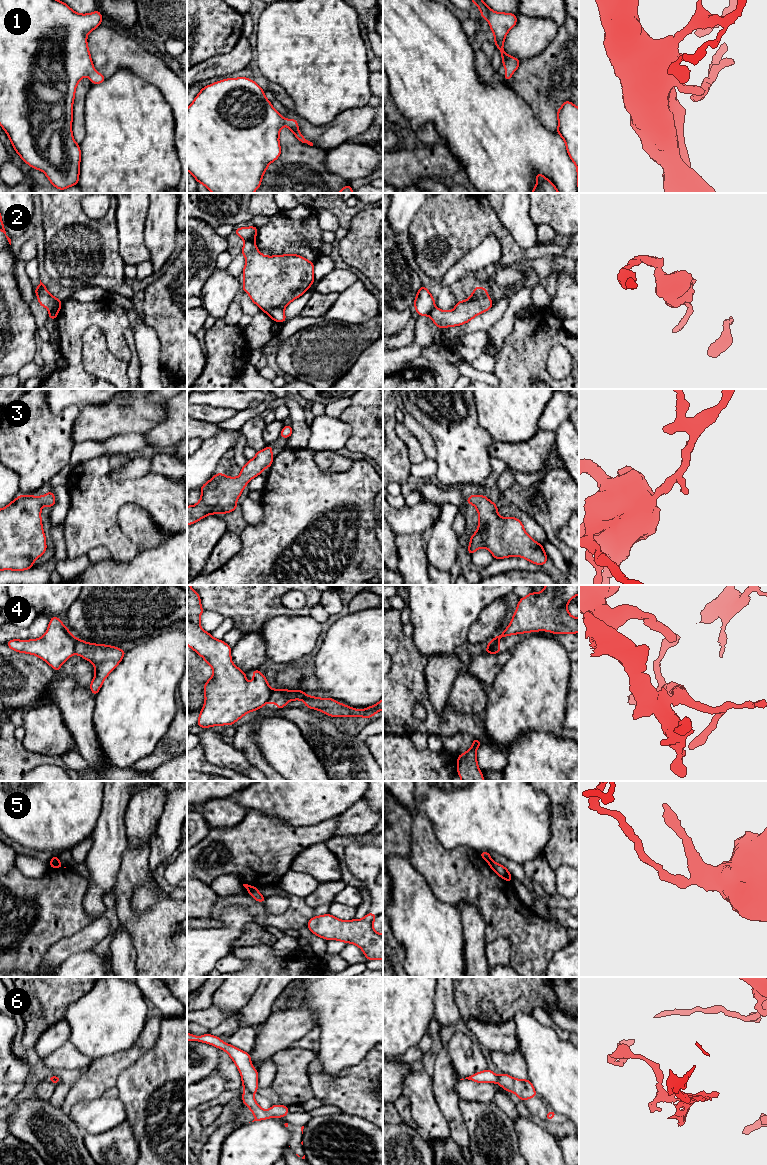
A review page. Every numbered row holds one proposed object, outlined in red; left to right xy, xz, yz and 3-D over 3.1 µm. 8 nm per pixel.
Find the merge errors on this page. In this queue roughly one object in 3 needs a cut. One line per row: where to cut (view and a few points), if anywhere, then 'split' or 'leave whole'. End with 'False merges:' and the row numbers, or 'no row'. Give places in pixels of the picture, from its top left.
1: no cut | leave whole
2: xy (57, 311), (49, 312) | split
3: no cut | leave whole
4: yz (497, 640), (493, 644), (491, 653) | split
5: yz (492, 861), (489, 865) | split
6: xz (246, 1089), (252, 1094) | split
False merges: 2, 4, 5, 6

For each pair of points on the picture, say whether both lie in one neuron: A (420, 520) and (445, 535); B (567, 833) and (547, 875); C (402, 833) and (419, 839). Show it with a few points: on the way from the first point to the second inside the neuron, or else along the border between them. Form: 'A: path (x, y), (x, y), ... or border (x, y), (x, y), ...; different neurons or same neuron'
A: border (441, 505), (440, 518), (432, 528); different neurons
B: border (542, 855), (554, 871); different neurons
C: border (413, 813), (411, 847), (408, 856); different neurons

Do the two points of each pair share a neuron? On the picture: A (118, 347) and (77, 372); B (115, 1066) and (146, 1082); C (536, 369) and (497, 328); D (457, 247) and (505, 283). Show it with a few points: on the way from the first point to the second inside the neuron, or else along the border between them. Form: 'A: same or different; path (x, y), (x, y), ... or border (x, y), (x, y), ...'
A: same; path (104, 325), (87, 321), (74, 334), (74, 350)
B: different; border (141, 1055), (120, 1073), (115, 1085)
C: different; border (516, 319), (513, 330), (497, 353)
D: different; border (515, 264), (501, 266), (493, 276)

